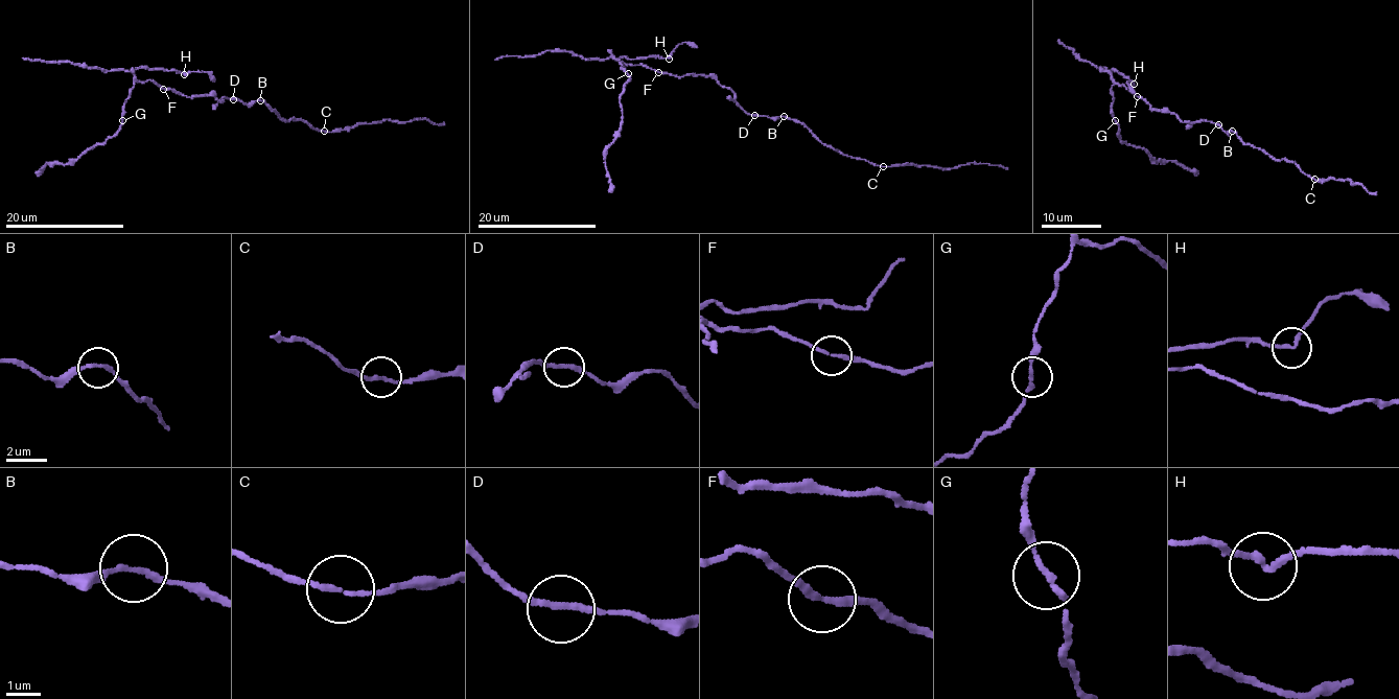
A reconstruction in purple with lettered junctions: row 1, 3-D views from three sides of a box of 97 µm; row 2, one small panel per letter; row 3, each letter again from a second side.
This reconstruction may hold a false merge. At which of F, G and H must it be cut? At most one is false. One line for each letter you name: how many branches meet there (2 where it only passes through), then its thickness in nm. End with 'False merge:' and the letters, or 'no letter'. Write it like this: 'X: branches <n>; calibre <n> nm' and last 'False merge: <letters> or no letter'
False merge: no letter

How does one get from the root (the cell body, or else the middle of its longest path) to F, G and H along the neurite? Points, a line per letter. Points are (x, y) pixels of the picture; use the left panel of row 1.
F: (223, 101), (212, 95), (187, 97), (163, 88)
G: (223, 101), (212, 95), (187, 97), (161, 89), (149, 79), (135, 80), (122, 108), (122, 120)
H: (223, 101), (212, 95), (187, 97), (161, 89), (149, 79), (138, 82), (134, 71), (147, 67), (184, 74)

